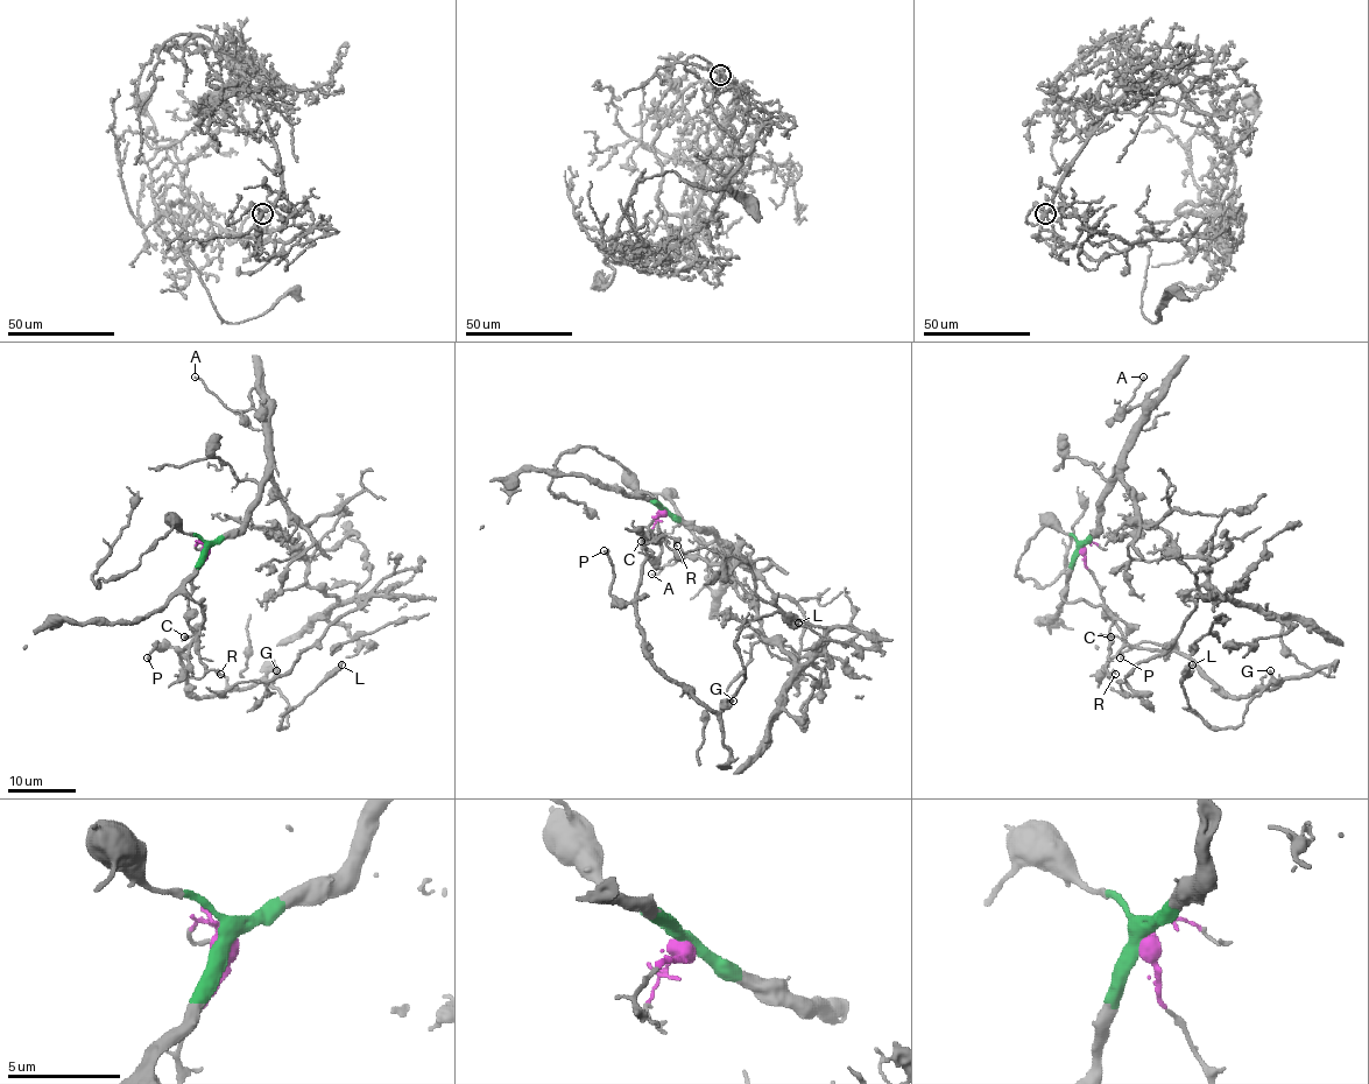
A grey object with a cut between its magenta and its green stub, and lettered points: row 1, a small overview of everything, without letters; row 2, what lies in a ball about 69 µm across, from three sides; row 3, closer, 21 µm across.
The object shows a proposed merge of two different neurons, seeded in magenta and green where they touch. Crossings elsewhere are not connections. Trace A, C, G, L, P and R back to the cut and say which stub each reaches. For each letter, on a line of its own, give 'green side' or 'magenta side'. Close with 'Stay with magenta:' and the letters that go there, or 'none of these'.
A: green side
C: green side
G: magenta side
L: magenta side
P: magenta side
R: green side
Stay with magenta: G, L, P

